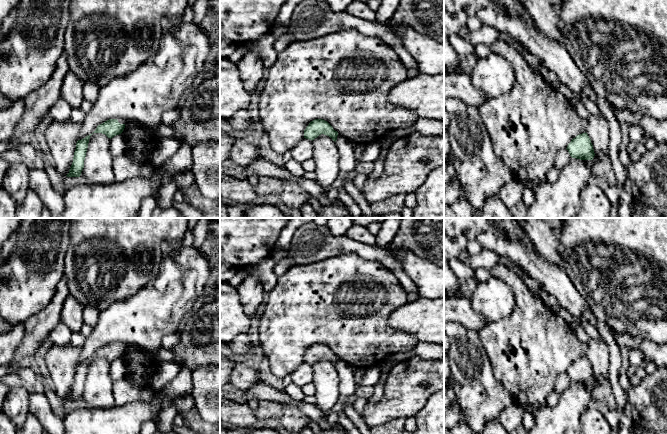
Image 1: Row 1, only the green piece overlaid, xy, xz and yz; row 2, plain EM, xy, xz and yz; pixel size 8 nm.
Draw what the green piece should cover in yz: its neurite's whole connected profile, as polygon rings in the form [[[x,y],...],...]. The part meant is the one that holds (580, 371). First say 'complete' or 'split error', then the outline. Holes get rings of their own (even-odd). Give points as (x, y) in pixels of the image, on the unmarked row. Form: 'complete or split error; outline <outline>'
complete; outline [[[582,357],[571,364],[566,372],[572,382],[593,384],[595,377],[588,358]]]

